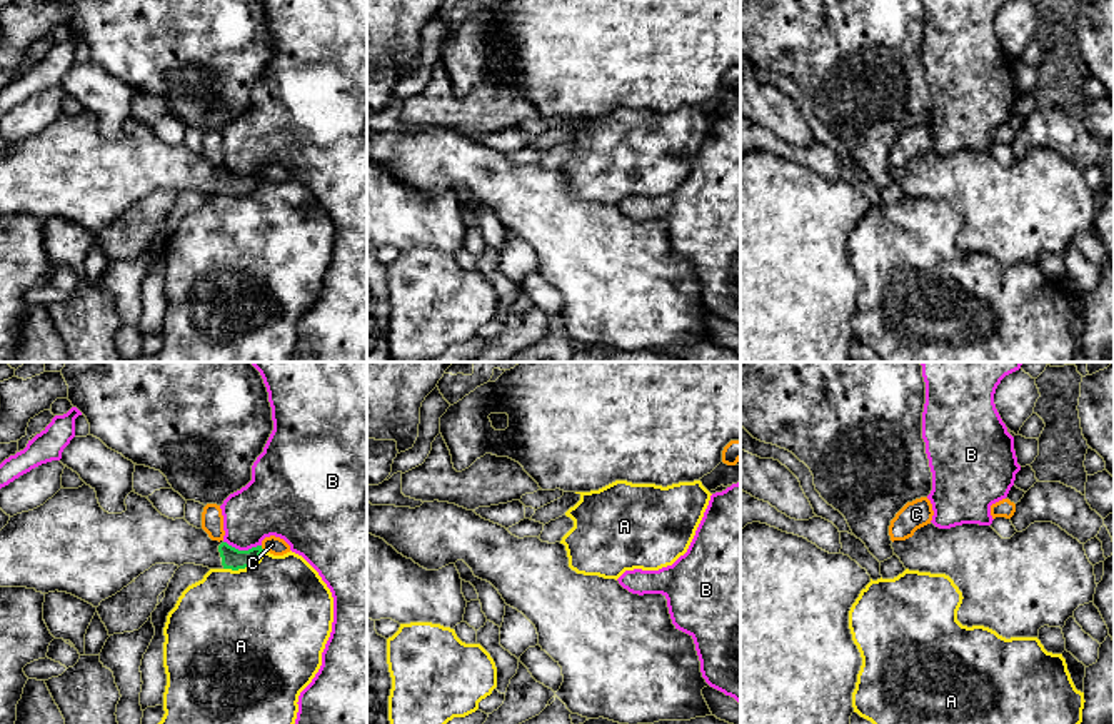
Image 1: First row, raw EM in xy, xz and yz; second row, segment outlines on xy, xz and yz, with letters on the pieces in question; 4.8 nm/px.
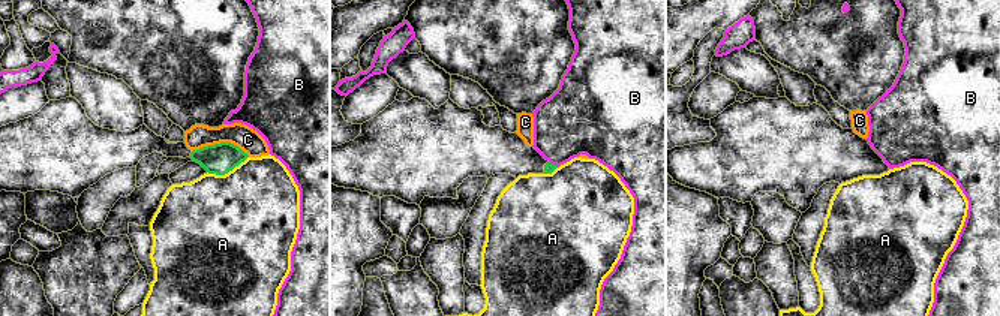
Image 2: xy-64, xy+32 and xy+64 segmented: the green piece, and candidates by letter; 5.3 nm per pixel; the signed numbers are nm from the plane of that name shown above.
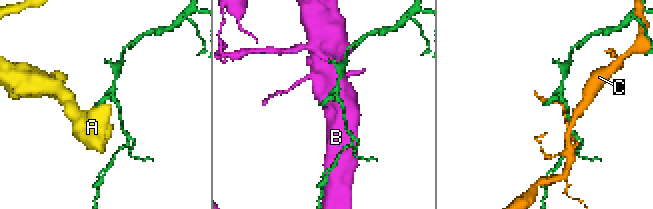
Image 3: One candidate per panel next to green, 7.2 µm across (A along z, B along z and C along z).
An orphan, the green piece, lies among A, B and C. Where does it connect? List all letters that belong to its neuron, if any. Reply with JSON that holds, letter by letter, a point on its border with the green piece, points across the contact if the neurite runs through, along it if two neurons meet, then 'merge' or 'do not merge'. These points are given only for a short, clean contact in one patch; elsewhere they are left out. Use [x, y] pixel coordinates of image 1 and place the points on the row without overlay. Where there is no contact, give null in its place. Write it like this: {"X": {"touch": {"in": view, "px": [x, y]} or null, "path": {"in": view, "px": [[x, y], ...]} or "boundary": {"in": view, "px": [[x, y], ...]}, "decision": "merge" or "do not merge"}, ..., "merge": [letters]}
{"A": {"touch": {"in": "xy", "px": [244, 194]}, "boundary": {"in": "xy", "px": [[262, 177], [254, 189], [244, 194], [224, 196]]}, "decision": "do not merge"}, "B": {"touch": {"in": "xy", "px": [242, 177]}, "decision": "do not merge"}, "C": {"touch": {"in": "xy", "px": [262, 175]}, "decision": "do not merge"}, "merge": []}

